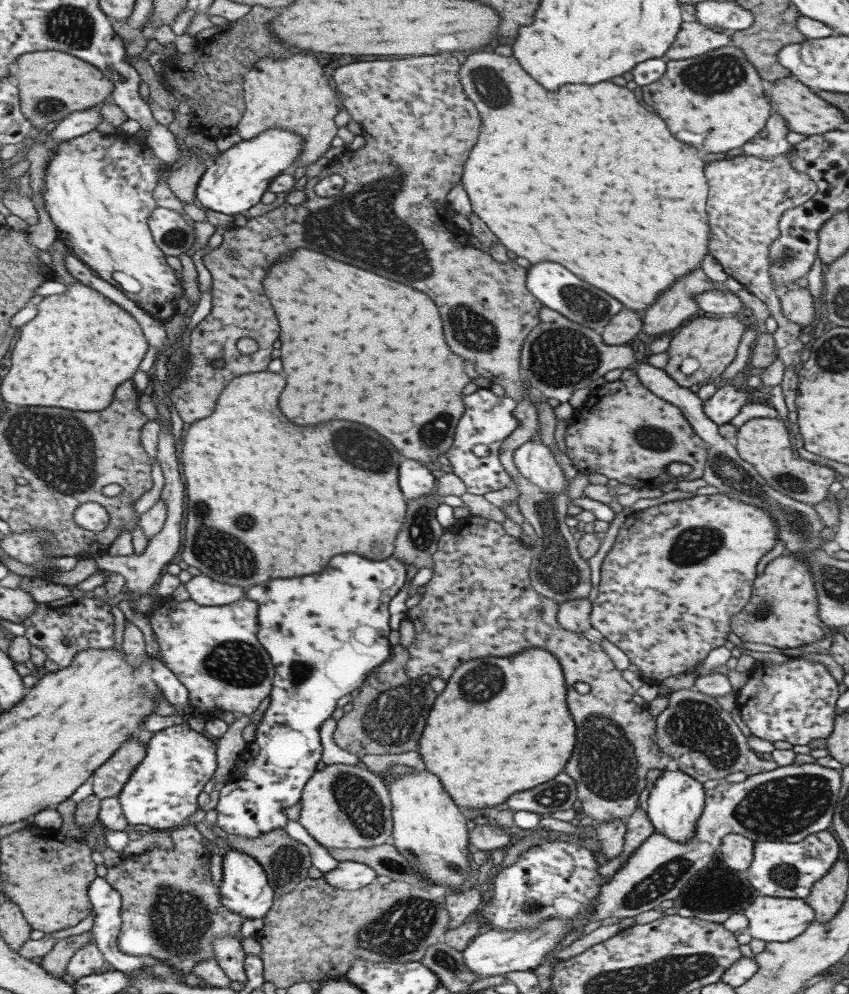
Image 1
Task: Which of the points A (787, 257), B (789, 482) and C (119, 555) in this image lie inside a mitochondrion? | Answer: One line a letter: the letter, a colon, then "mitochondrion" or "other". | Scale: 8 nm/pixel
A: mitochondrion
B: mitochondrion
C: other

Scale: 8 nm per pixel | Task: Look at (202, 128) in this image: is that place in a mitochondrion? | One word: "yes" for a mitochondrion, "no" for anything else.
no

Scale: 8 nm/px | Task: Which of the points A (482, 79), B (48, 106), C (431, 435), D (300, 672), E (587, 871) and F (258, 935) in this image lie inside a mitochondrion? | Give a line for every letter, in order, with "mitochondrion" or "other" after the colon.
A: mitochondrion
B: mitochondrion
C: mitochondrion
D: mitochondrion
E: other
F: other

